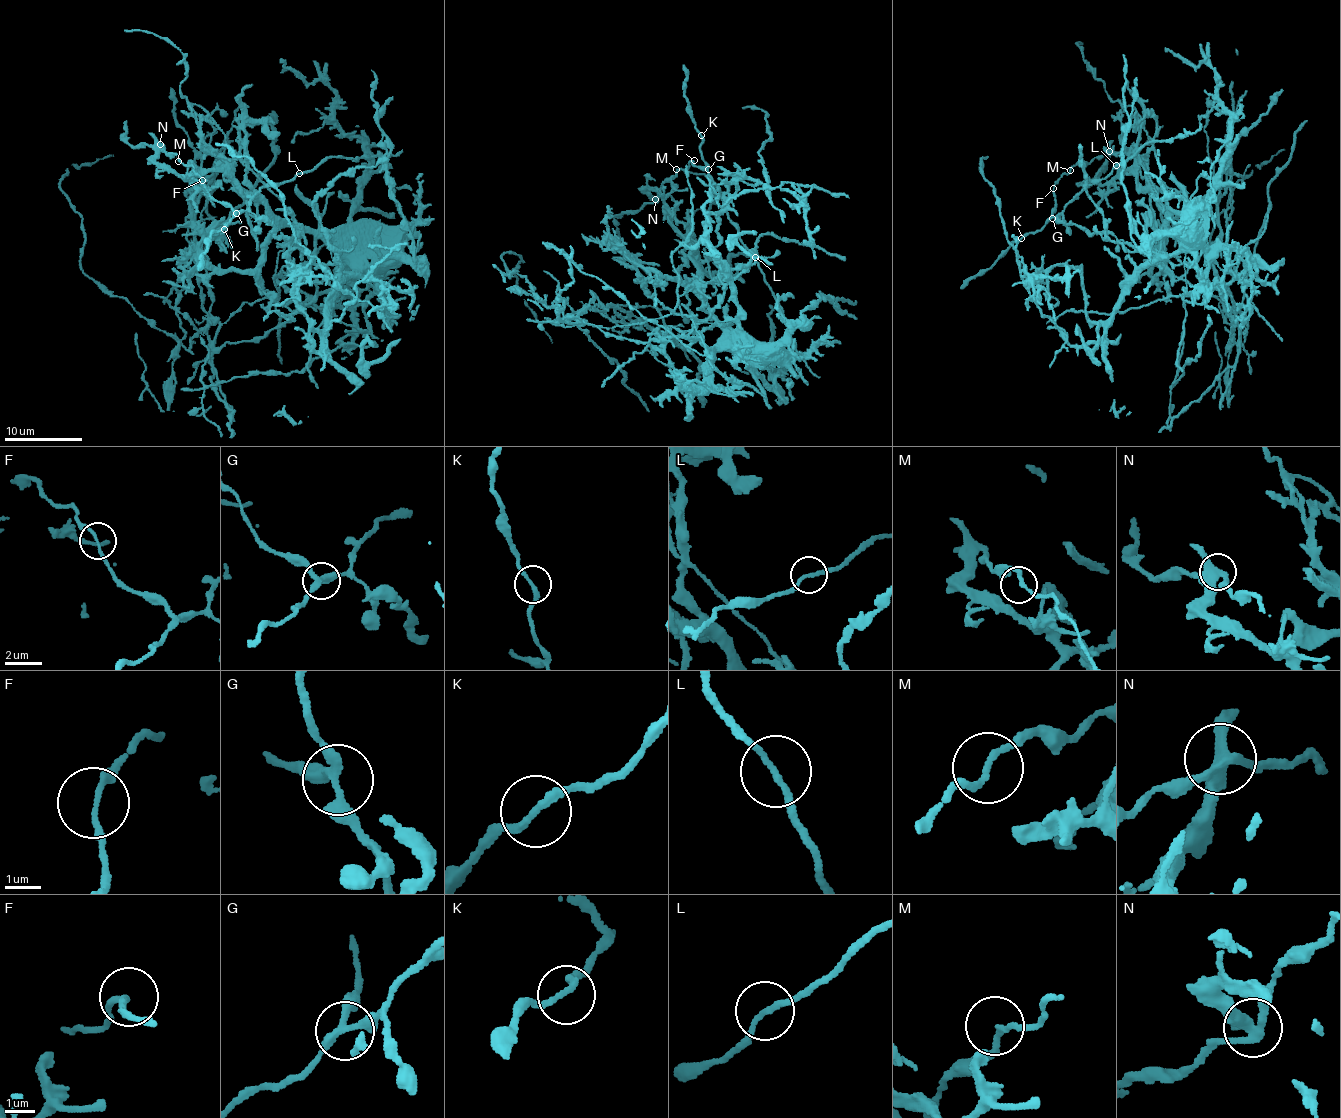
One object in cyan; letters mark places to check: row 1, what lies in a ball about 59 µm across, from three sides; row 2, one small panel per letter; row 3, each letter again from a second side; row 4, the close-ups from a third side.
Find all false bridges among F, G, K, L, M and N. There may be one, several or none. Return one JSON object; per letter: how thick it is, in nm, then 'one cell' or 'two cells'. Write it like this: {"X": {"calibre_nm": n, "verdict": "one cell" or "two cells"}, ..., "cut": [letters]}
{"F": {"calibre_nm": 130, "verdict": "one cell"}, "G": {"calibre_nm": 260, "verdict": "one cell"}, "K": {"calibre_nm": 190, "verdict": "one cell"}, "L": {"calibre_nm": 160, "verdict": "two cells"}, "M": {"calibre_nm": 150, "verdict": "one cell"}, "N": {"calibre_nm": 400, "verdict": "two cells"}, "cut": ["L", "N"]}

